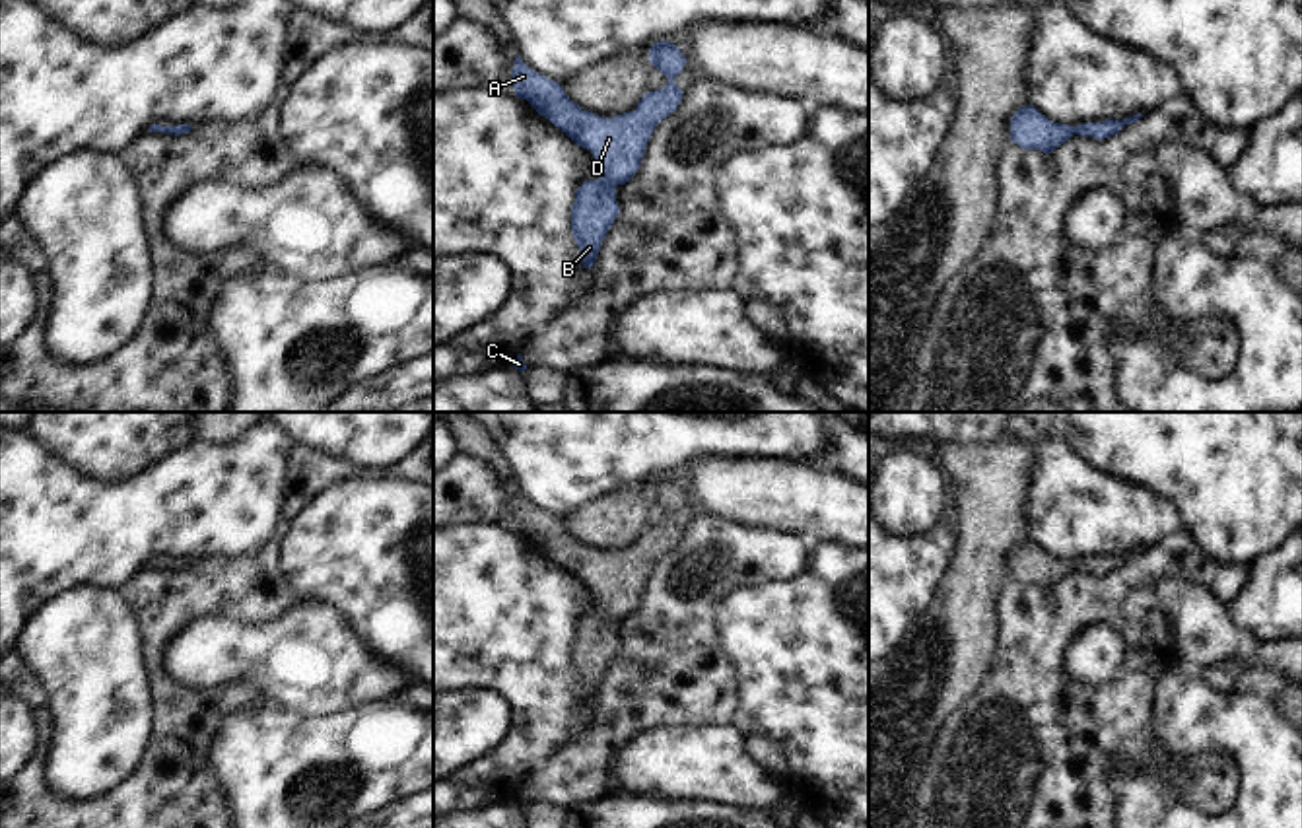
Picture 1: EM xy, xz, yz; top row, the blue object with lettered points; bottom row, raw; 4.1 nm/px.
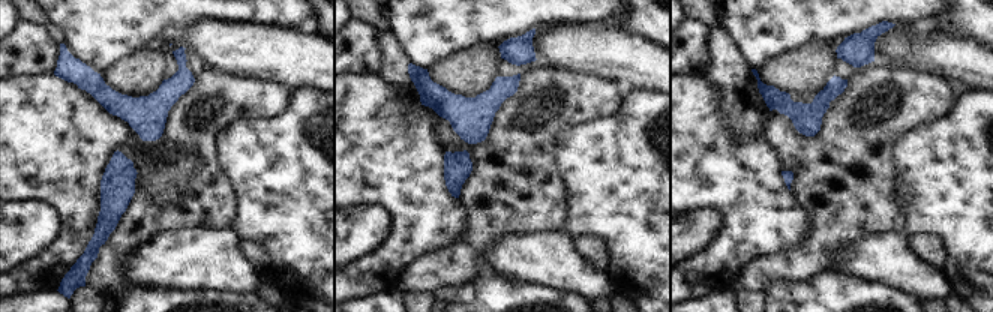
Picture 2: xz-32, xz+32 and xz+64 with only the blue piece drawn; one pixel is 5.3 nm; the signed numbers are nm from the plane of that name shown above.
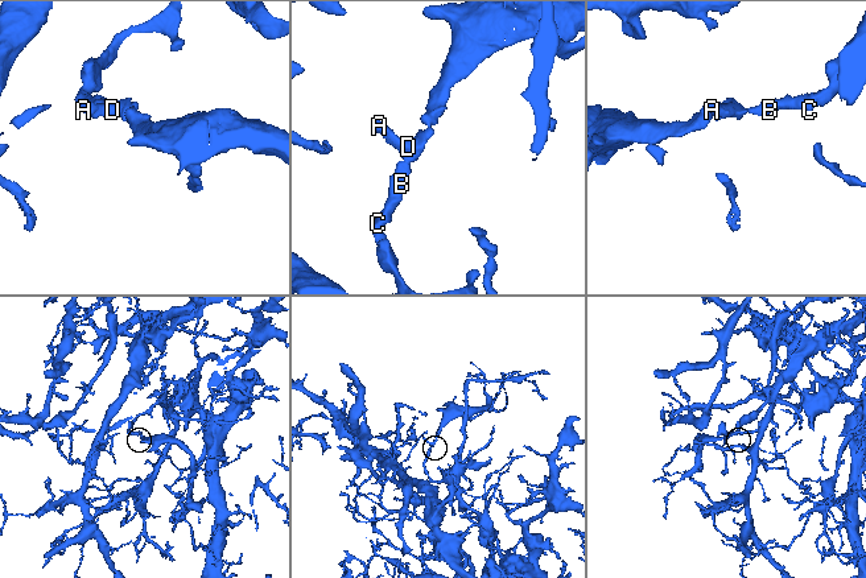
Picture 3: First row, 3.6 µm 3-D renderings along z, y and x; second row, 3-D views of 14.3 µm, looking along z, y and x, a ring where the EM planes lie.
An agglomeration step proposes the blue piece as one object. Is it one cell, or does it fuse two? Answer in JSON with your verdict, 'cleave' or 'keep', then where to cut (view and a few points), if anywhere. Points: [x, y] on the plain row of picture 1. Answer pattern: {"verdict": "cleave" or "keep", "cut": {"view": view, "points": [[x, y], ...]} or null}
{"verdict": "keep", "cut": null}

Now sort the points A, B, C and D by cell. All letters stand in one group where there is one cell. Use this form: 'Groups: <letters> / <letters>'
Groups: A B C D

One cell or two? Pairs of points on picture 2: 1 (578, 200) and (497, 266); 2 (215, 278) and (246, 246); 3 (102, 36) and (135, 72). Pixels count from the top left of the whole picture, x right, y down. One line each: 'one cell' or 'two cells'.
1: two cells
2: two cells
3: two cells

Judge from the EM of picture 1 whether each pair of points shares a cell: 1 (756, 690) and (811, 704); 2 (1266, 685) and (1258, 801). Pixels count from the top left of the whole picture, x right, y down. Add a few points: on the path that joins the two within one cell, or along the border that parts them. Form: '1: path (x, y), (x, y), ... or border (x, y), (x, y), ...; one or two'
1: path (770, 690), (797, 692); one
2: border (1236, 690), (1273, 702); two

